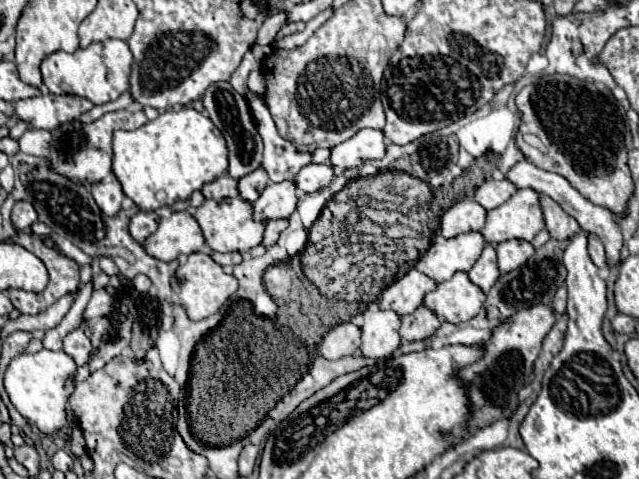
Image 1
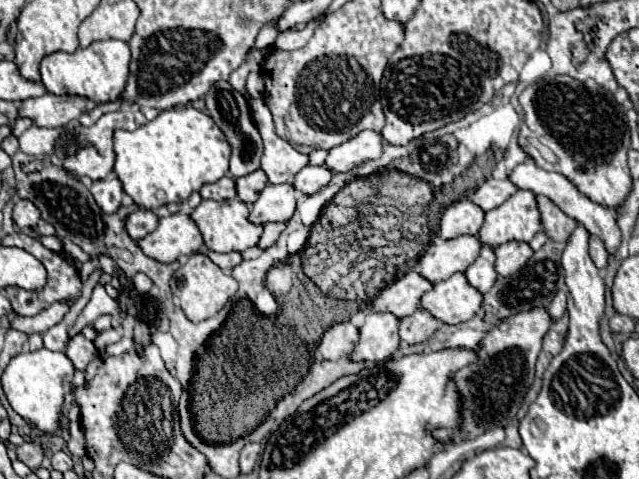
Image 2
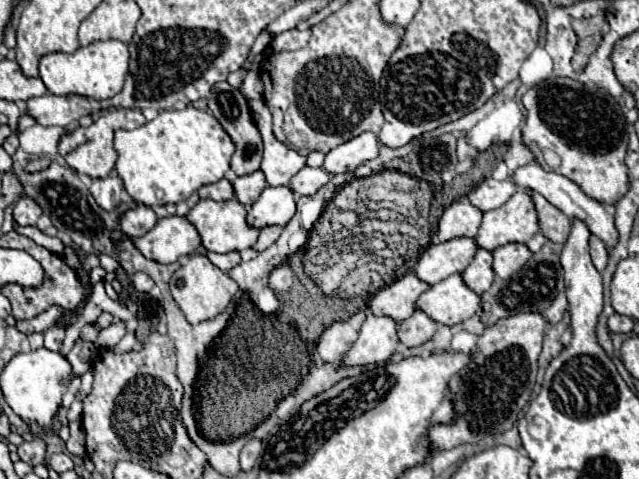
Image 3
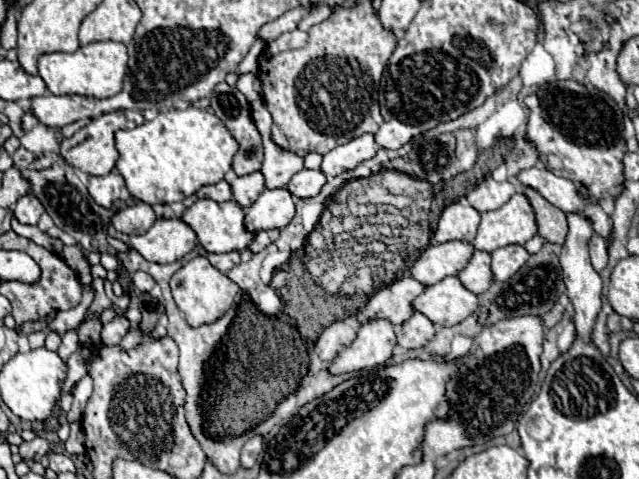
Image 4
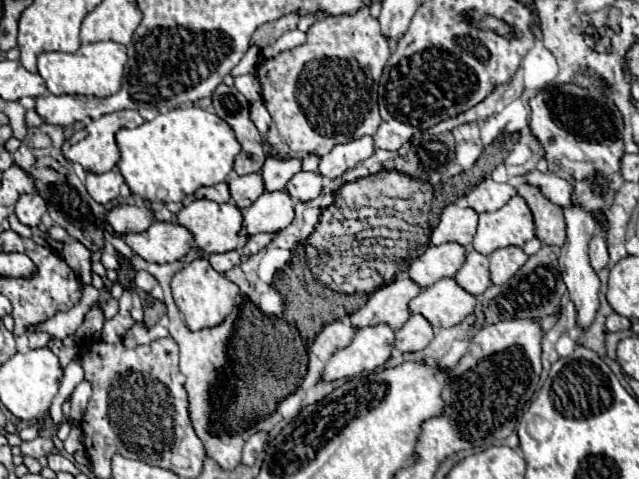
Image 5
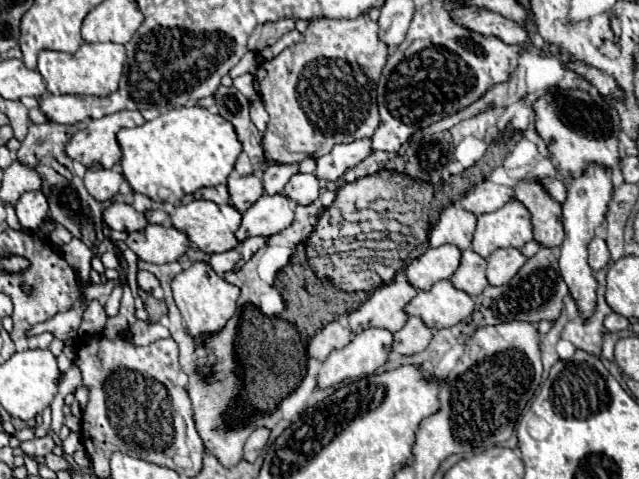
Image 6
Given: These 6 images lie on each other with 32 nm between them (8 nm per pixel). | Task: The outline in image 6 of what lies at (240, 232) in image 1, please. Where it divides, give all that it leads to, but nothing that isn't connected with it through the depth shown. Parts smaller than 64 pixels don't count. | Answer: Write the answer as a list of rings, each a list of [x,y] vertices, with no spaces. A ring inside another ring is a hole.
[[[192,200],[190,204],[180,204],[176,206],[172,212],[170,212],[170,220],[172,220],[172,226],[182,230],[188,240],[200,250],[200,252],[206,252],[206,254],[216,254],[216,252],[226,252],[226,250],[232,250],[236,248],[240,242],[236,240],[234,232],[236,228],[240,226],[240,212],[236,212],[236,208],[232,208],[230,204],[224,204],[224,206],[218,206],[210,200]]]

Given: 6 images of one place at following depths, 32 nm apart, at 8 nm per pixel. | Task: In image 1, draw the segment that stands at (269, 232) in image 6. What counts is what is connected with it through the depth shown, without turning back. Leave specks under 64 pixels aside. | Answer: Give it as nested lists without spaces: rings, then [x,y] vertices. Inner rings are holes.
[[[294,182],[284,184],[268,184],[260,198],[252,204],[254,220],[266,222],[266,220],[282,220],[290,218],[296,208],[296,186]]]

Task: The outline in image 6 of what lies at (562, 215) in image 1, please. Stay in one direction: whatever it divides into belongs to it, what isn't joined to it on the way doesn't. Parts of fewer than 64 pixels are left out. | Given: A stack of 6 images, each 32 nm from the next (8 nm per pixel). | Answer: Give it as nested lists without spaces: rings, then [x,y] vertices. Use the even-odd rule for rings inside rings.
[[[522,180],[514,186],[514,198],[524,204],[530,212],[534,240],[540,246],[554,248],[560,246],[564,240],[562,230],[562,212],[560,202],[556,202],[542,182],[538,180]]]

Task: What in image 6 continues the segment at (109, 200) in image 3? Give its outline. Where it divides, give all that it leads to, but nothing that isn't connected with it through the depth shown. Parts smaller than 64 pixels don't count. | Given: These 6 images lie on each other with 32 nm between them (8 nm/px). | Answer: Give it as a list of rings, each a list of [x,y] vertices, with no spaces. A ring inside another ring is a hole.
[[[100,164],[88,166],[88,170],[84,174],[86,190],[92,196],[96,196],[96,200],[100,200],[100,202],[110,200],[118,192],[120,182],[122,182],[120,172],[114,172],[112,168],[102,168]]]

